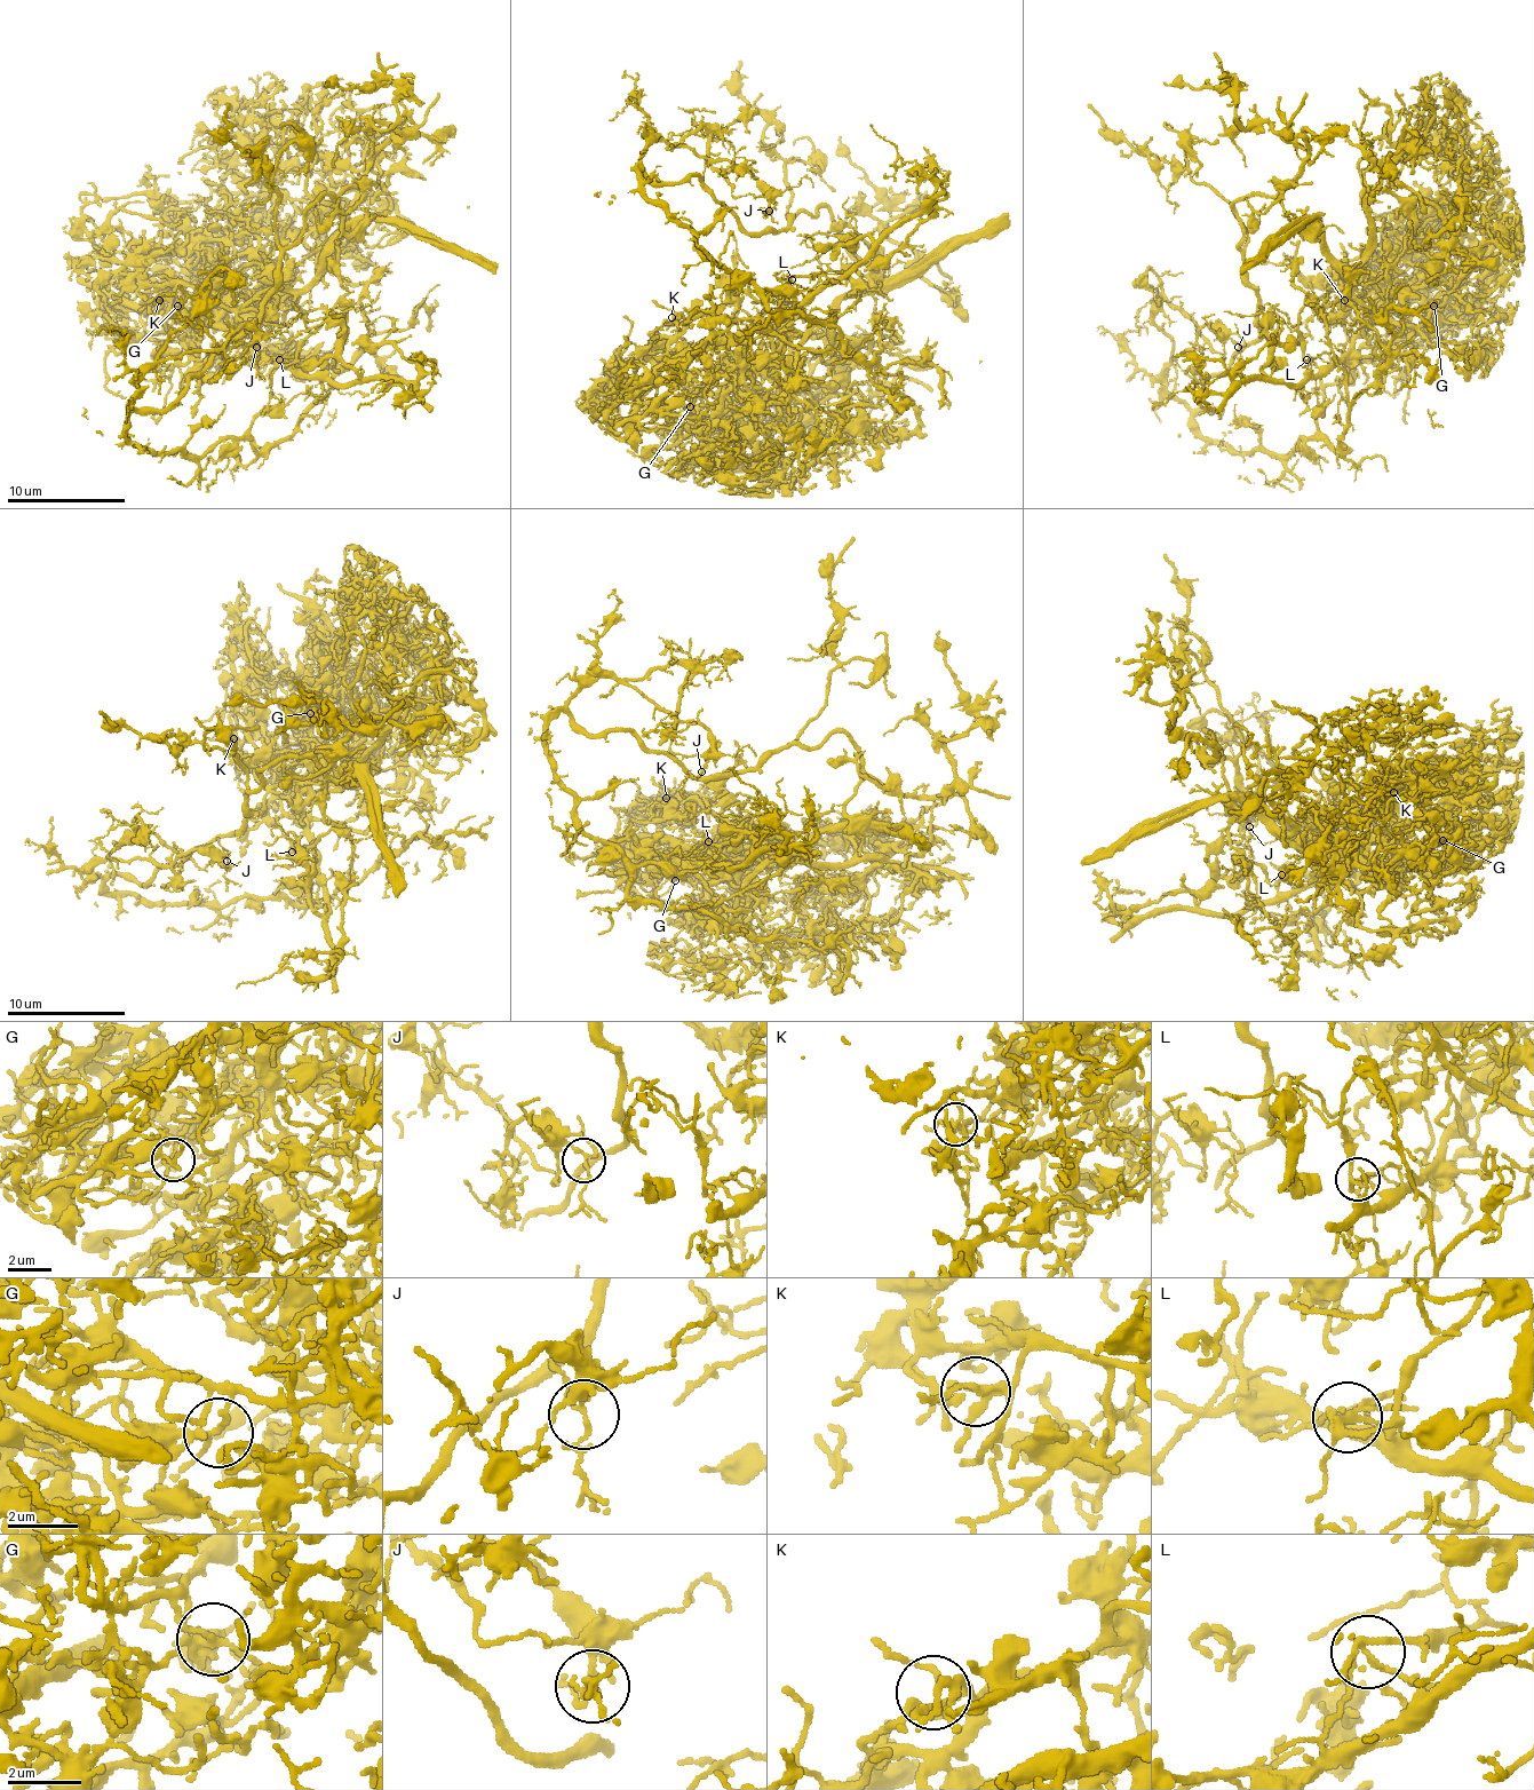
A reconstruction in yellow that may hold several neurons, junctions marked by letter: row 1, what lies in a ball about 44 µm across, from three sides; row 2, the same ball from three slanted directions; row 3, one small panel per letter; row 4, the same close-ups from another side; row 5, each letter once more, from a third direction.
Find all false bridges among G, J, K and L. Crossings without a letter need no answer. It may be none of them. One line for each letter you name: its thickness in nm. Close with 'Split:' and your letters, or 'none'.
G: 120 nm
L: 160 nm
Split: G, L

